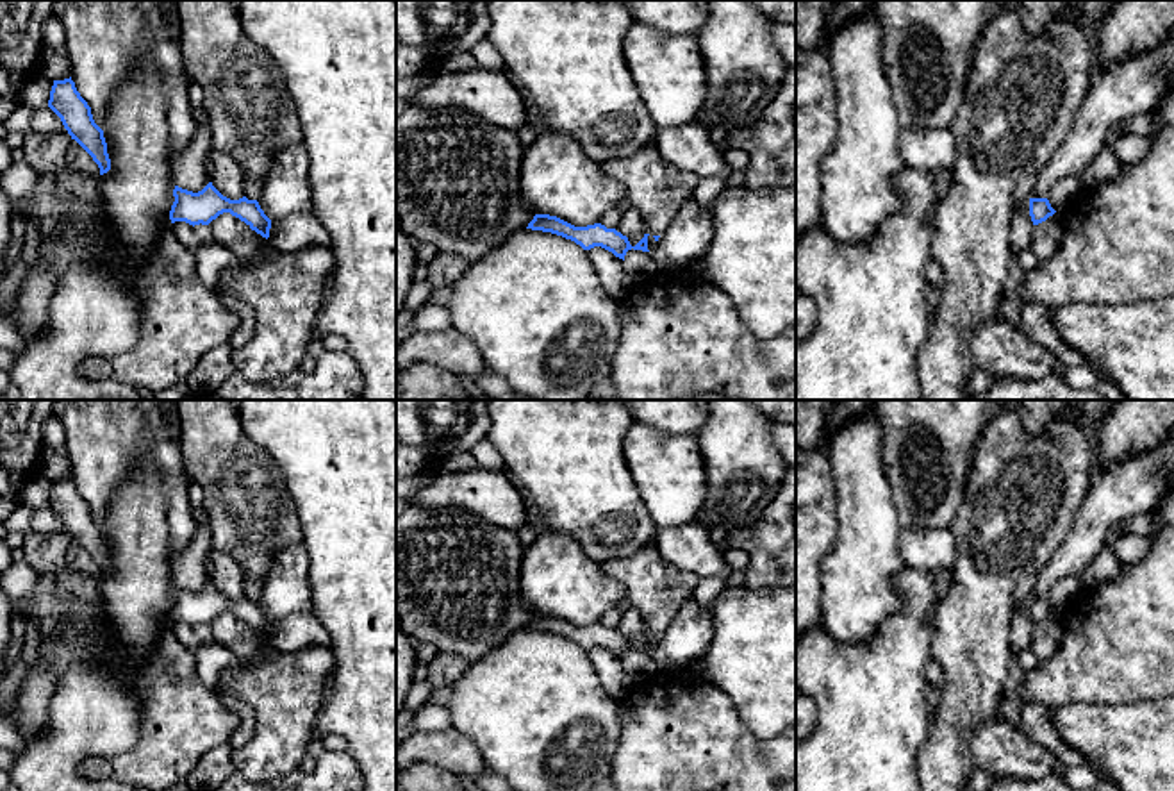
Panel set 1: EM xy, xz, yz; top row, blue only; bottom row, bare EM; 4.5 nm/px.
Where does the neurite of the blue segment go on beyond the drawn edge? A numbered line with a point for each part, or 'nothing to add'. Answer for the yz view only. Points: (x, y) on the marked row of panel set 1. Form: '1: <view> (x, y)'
1: yz (1133, 86)

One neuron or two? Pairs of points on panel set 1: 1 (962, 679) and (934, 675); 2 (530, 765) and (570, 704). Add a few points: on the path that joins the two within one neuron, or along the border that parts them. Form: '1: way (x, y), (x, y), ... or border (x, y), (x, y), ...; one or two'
1: border (934, 657), (942, 674), (939, 688); two
2: way (541, 750), (550, 736), (550, 724), (555, 718); one

